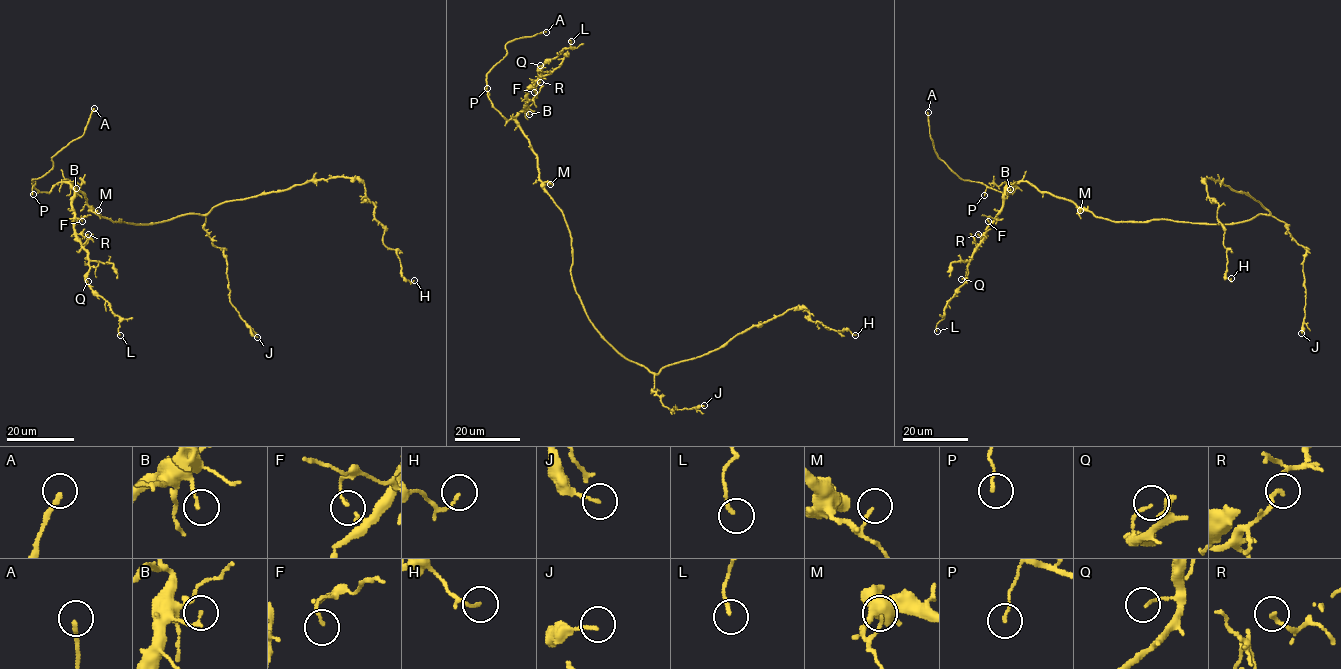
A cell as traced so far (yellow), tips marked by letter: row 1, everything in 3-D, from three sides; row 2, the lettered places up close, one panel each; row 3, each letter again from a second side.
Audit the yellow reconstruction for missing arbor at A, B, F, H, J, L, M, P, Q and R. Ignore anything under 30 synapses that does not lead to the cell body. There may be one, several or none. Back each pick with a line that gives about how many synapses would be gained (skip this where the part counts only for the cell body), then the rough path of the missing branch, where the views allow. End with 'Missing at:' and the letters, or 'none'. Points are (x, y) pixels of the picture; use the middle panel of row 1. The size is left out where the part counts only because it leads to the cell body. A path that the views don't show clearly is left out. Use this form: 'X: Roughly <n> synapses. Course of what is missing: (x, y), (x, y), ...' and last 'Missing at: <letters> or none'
A: Course of what is missing: (546, 32), (553, 28), (552, 21), (556, 20)
Missing at: A

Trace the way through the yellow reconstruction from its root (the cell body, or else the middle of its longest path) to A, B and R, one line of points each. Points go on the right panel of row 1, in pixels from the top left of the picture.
A: (1200, 224), (1113, 221), (1026, 181), (1018, 181), (1008, 194), (965, 181), (937, 157), (928, 112)
B: (1200, 224), (1168, 219), (1113, 221), (1039, 191), (1026, 181), (1009, 183), (1006, 189), (1010, 189)
R: (1200, 224), (1168, 219), (1113, 221), (1018, 181), (1007, 185), (1001, 211), (983, 235), (978, 234)

